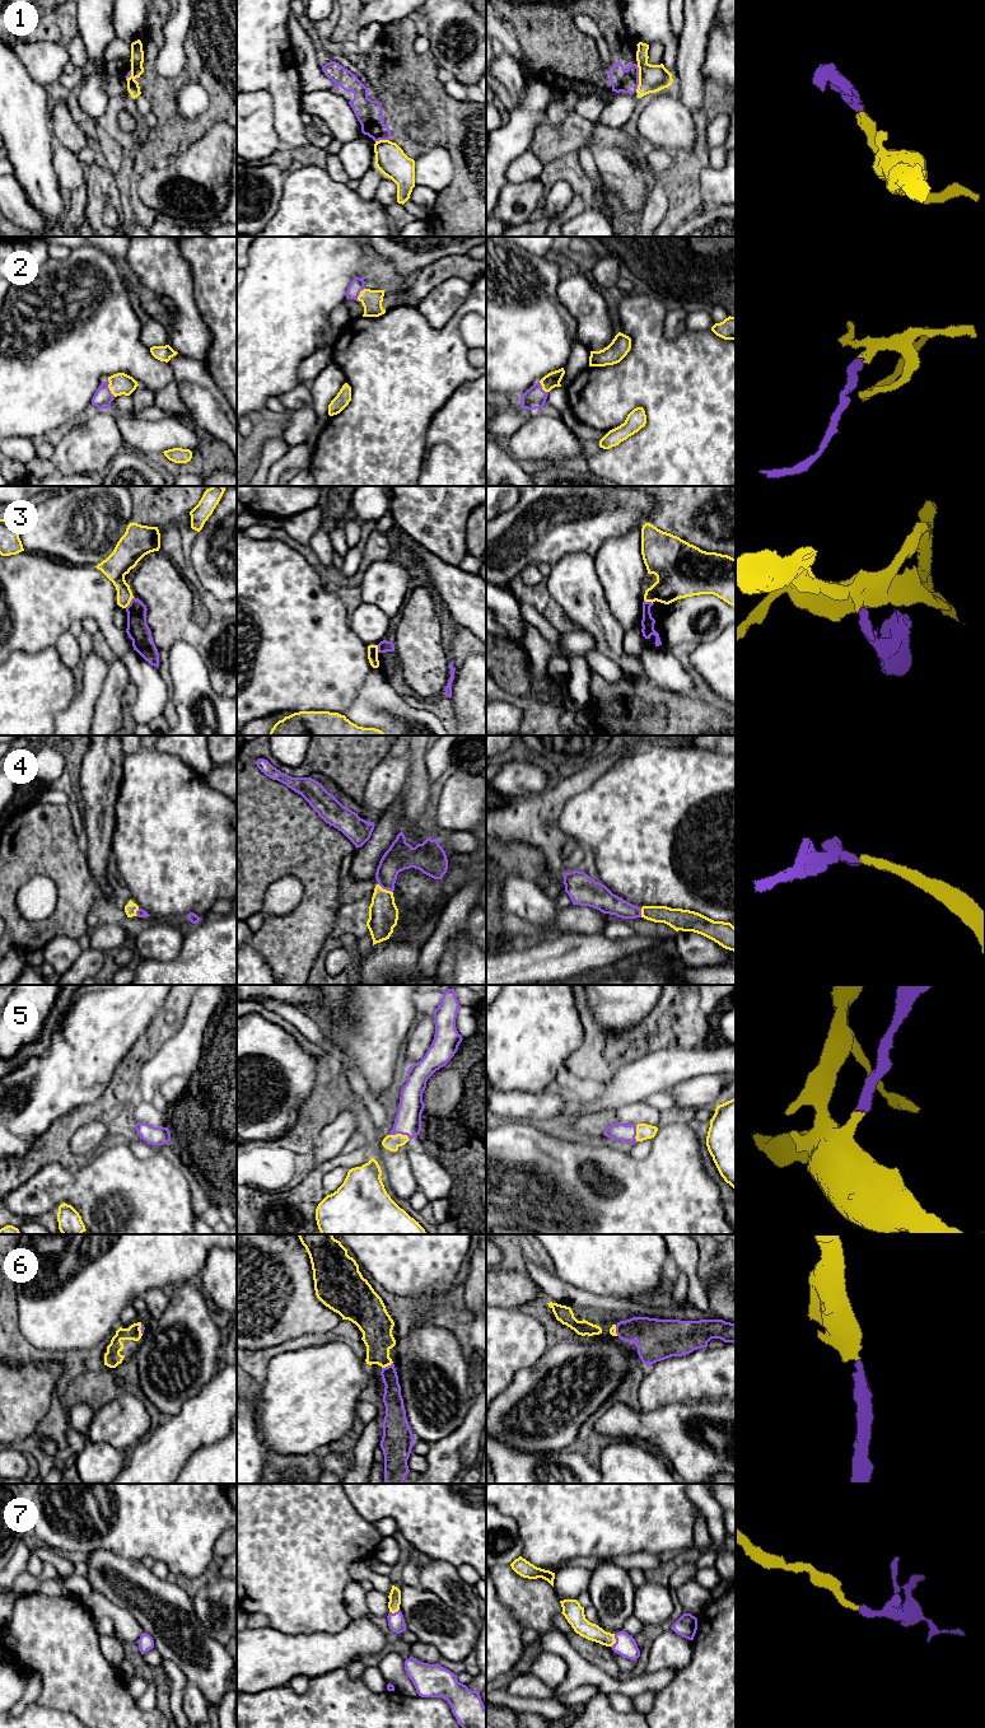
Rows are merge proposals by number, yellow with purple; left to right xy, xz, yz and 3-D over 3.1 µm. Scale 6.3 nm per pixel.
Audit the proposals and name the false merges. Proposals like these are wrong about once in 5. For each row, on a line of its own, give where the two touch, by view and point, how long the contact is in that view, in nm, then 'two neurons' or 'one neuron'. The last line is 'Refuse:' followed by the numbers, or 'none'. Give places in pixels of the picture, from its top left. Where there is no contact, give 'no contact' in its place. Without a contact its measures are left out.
1: meets yellow in yz at (639, 78); contact 180 nm long; two neurons
2: meets yellow in xy at (108, 387); contact 120 nm long; one neuron
3: meets yellow in xy at (130, 601); contact 90 nm long; two neurons
4: meets yellow in xz at (386, 890); contact 110 nm long; one neuron
5: meets yellow in xz at (400, 1134); contact 140 nm long; one neuron
6: meets yellow in xz at (387, 1365); contact 80 nm long; one neuron
7: meets yellow in yz at (615, 1640); contact 90 nm long; one neuron
Refuse: 1, 3

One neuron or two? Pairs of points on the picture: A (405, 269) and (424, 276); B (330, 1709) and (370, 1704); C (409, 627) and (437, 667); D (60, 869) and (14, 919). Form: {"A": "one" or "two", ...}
{"A": "two", "B": "one", "C": "one", "D": "one"}

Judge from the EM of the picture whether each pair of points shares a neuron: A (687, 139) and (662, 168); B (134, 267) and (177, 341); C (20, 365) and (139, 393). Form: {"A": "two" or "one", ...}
{"A": "two", "B": "one", "C": "two"}

